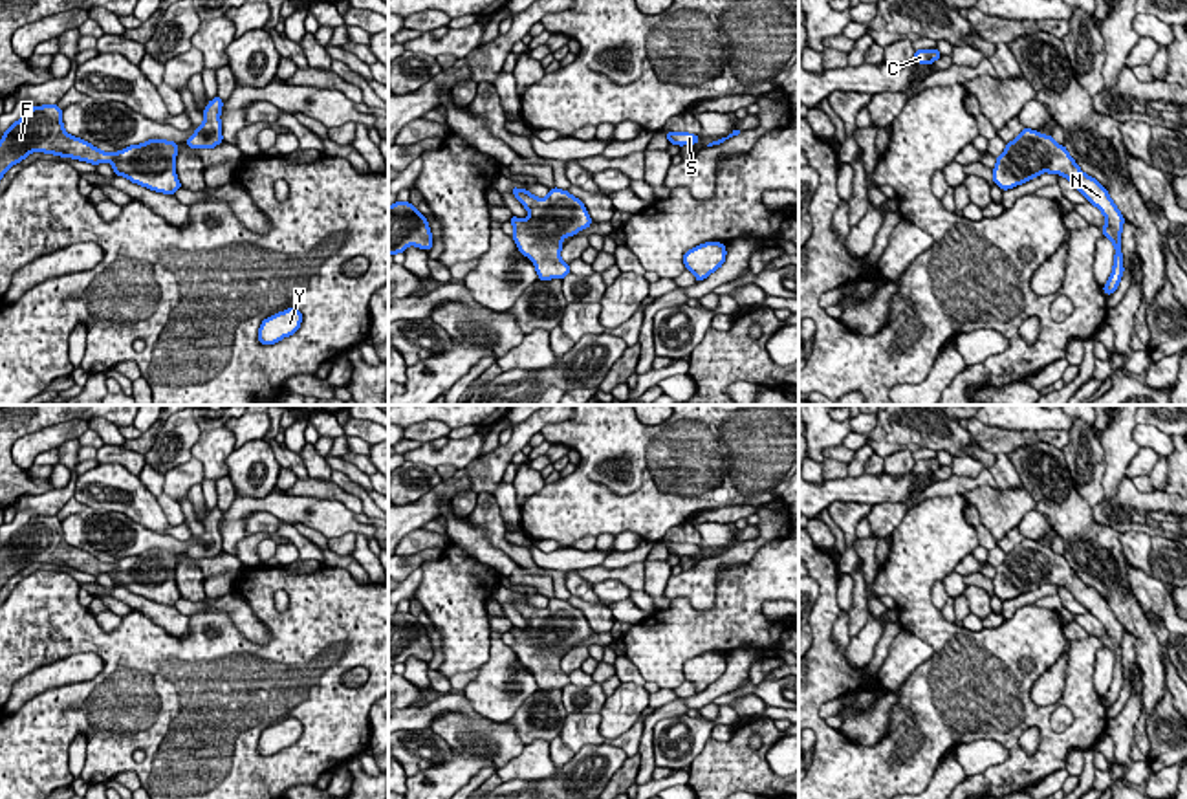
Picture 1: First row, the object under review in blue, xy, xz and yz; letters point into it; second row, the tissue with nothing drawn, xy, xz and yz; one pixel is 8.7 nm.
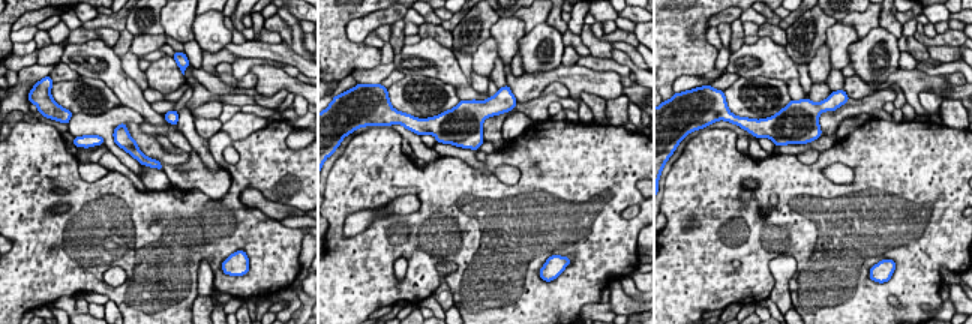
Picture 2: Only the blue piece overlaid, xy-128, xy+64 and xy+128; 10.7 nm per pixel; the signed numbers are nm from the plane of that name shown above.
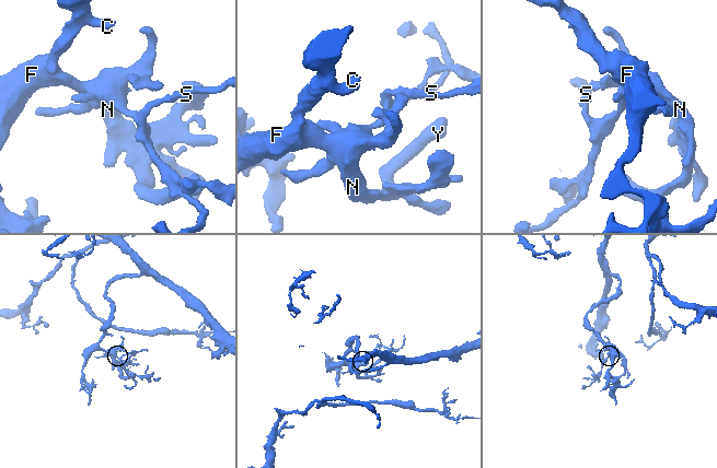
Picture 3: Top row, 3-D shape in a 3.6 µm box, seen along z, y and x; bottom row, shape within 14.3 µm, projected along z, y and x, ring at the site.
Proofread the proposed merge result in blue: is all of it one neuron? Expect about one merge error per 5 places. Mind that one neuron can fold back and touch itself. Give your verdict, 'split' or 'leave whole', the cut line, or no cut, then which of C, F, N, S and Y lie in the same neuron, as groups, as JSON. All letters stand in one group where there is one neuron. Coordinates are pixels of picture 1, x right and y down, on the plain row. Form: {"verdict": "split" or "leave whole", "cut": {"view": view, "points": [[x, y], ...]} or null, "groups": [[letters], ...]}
{"verdict": "leave whole", "cut": null, "groups": [["C", "F", "N", "S", "Y"]]}

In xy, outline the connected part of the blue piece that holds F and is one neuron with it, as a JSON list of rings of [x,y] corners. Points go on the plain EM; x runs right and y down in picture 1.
[[[42,515],[29,519],[4,542],[0,550],[0,590],[9,577],[20,574],[31,563],[46,563],[92,575],[106,572],[114,577],[115,586],[174,607],[181,599],[176,586],[178,555],[167,550],[148,550],[119,563],[103,563],[64,541],[62,520],[57,515]]]

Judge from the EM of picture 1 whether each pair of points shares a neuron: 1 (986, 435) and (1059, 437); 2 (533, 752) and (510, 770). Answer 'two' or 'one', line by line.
1: one
2: one

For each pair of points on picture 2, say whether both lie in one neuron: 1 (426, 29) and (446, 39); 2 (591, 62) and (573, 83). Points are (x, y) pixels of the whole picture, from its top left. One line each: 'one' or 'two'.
1: one
2: two

